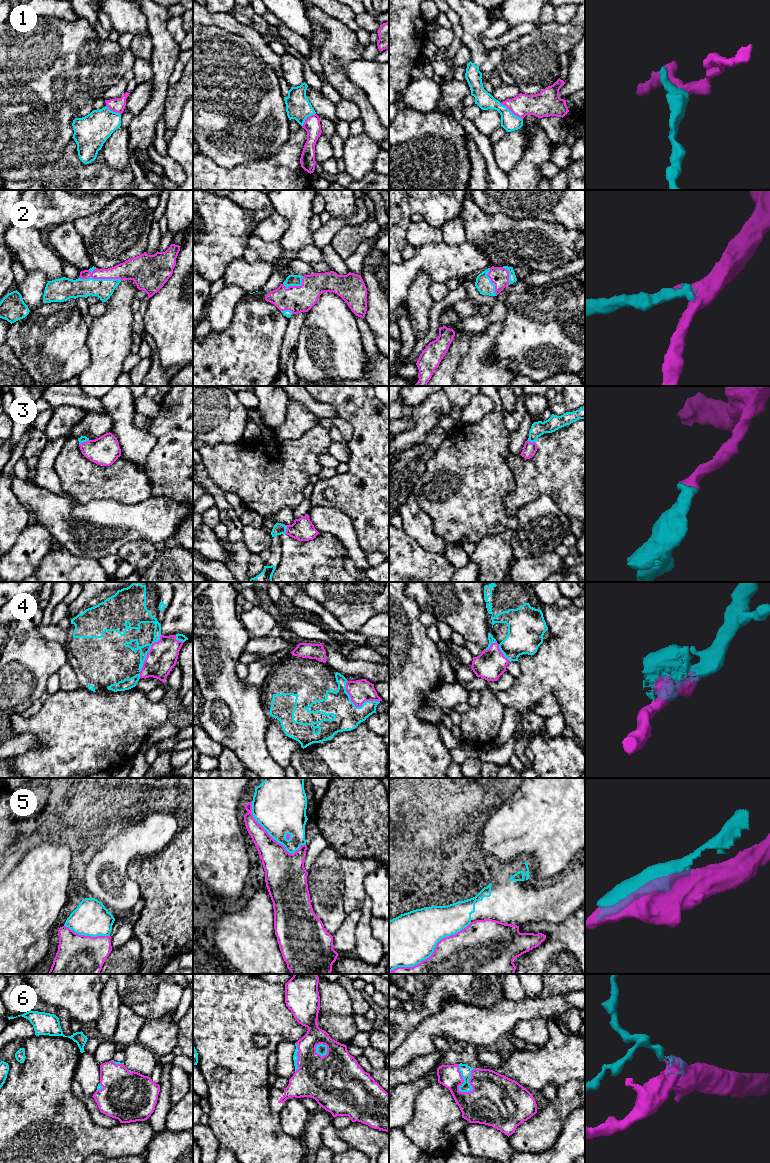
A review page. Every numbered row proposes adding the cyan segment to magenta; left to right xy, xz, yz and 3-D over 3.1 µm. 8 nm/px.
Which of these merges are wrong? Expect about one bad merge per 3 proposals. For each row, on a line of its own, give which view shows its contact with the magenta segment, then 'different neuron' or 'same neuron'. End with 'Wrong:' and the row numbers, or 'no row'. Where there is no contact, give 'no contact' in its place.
1: meets magenta in yz; different neuron
2: meets magenta in xy; same neuron
3: meets magenta in xz; same neuron
4: meets magenta in xz; same neuron
5: meets magenta in yz; different neuron
6: meets magenta in yz; same neuron
Wrong: 1, 5

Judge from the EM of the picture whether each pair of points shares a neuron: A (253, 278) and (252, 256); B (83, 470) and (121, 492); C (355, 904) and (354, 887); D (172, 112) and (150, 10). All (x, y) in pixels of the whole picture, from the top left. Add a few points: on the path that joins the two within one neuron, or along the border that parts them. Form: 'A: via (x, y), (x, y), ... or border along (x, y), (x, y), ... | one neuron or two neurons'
A: border along (242, 258), (250, 262), (268, 261), (272, 264) | two neurons
B: via (92, 479), (95, 482), (112, 483) | one neuron
C: via (354, 900), (354, 891) | one neuron
D: border along (169, 85), (166, 91), (163, 113) | two neurons

